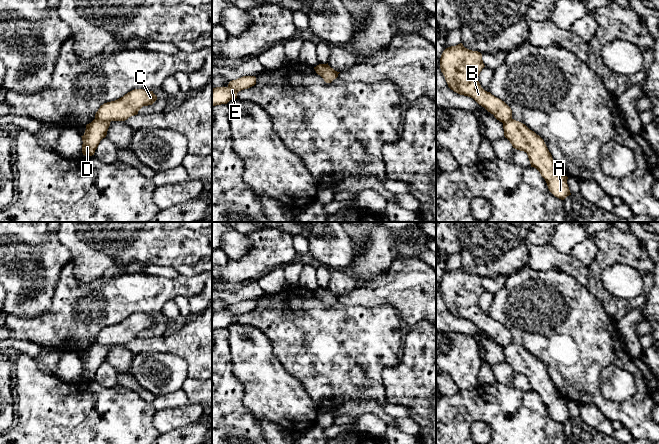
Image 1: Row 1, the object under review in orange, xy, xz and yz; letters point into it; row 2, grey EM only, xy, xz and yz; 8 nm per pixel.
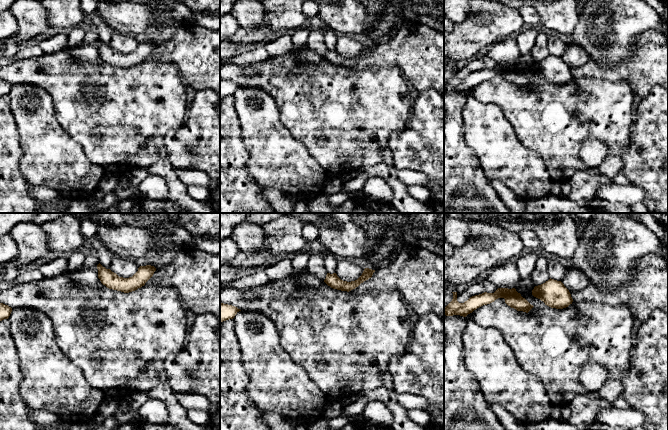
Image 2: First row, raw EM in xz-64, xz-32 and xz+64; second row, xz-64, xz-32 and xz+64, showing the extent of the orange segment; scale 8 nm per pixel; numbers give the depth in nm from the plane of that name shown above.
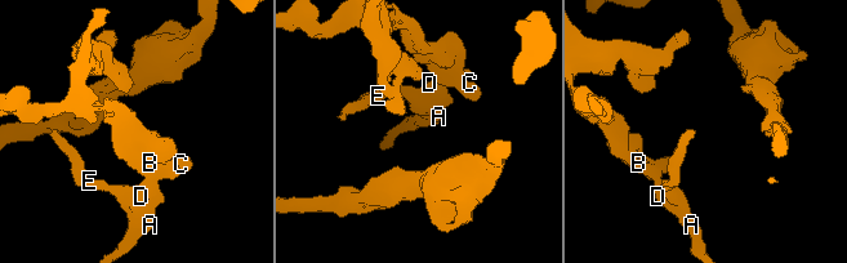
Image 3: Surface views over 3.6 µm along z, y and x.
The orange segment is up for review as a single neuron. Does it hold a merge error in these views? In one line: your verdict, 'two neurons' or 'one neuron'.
two neurons

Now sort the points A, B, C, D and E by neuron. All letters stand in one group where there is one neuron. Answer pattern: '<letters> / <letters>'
A D E / B C

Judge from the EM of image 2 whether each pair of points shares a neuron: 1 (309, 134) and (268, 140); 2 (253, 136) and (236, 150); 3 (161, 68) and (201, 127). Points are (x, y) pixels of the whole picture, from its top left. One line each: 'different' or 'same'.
1: different
2: different
3: different

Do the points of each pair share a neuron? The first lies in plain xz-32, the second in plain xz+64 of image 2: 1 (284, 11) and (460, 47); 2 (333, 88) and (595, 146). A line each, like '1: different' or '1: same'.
1: same
2: different

